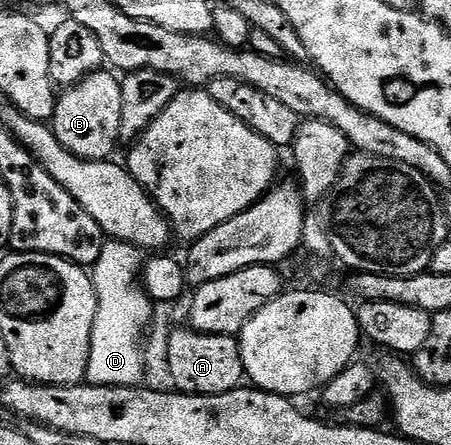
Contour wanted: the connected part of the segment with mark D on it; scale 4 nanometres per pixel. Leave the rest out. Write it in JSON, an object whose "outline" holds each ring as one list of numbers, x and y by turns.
{"outline":[[107,240,104,241,101,256,90,271,91,281,95,284,95,294,99,297,86,377,86,381,92,386,139,386,142,383,143,350,139,345,143,342,143,333,146,332,156,310,151,297,137,281,144,265,145,258,139,247,131,246,127,242]]}

